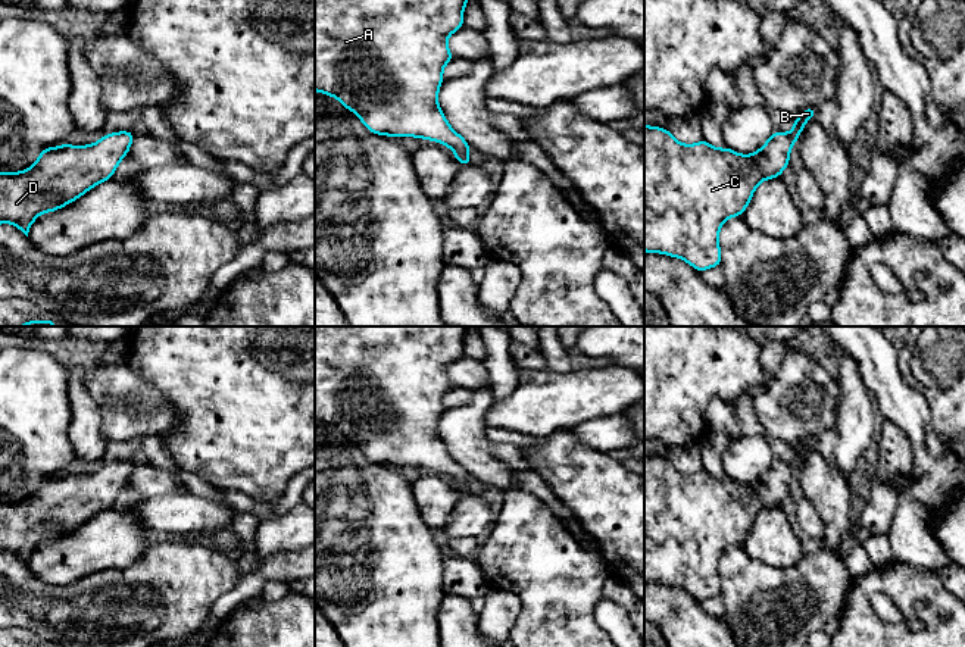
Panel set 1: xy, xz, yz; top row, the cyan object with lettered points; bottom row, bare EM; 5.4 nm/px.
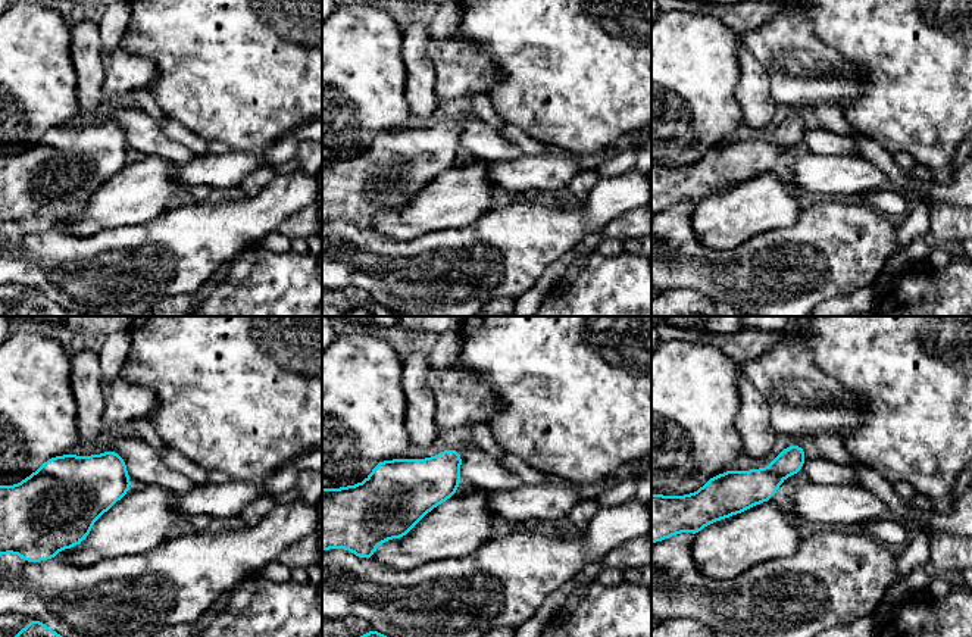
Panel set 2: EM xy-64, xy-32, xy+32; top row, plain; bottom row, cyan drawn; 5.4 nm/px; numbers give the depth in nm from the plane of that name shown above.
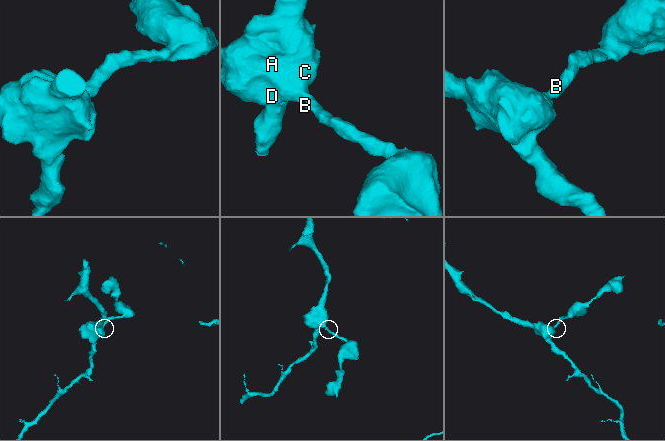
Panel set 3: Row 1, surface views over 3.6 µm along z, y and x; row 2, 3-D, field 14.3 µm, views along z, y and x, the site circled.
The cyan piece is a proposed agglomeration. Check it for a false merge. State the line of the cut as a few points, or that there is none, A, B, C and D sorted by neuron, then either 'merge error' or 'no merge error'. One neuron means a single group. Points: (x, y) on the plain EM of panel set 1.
no cut | A B C D | no merge error

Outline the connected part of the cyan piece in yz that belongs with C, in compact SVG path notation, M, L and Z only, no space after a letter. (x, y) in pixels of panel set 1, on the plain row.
M806 437L803 441L799 443L796 448L793 448L793 459L787 463L774 459L772 465L768 468L762 476L752 482L752 484L740 484L727 475L724 478L716 478L706 469L700 469L696 473L681 473L666 457L644 454L644 581L646 582L660 582L671 587L683 588L690 596L696 598L696 601L702 603L706 598L721 596L722 585L719 576L719 560L724 551L728 547L743 546L746 537L749 535L756 516L766 509L780 507L783 500L790 494L790 482L791 476L796 473L796 469L800 466L806 451L818 444L816 437Z

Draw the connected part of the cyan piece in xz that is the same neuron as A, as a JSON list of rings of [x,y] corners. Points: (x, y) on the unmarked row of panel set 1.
[[[315,326],[315,421],[337,426],[377,465],[415,466],[441,472],[462,494],[472,494],[471,473],[457,463],[438,437],[443,398],[455,388],[447,368],[465,356],[463,340],[469,326]]]

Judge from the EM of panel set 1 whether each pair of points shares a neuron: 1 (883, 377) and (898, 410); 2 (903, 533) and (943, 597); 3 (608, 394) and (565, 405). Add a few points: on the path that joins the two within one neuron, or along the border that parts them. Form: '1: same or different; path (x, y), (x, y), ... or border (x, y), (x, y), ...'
1: same; path (887, 385), (898, 402)
2: different; border (893, 560), (936, 572)
3: same; path (597, 394), (575, 397)

